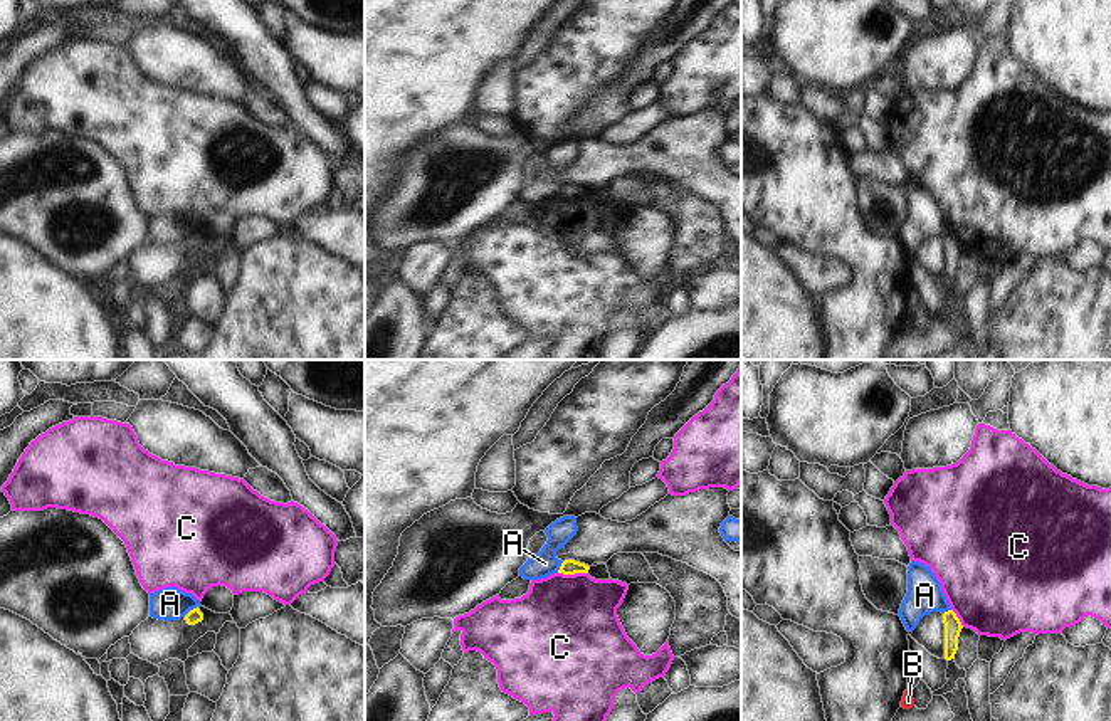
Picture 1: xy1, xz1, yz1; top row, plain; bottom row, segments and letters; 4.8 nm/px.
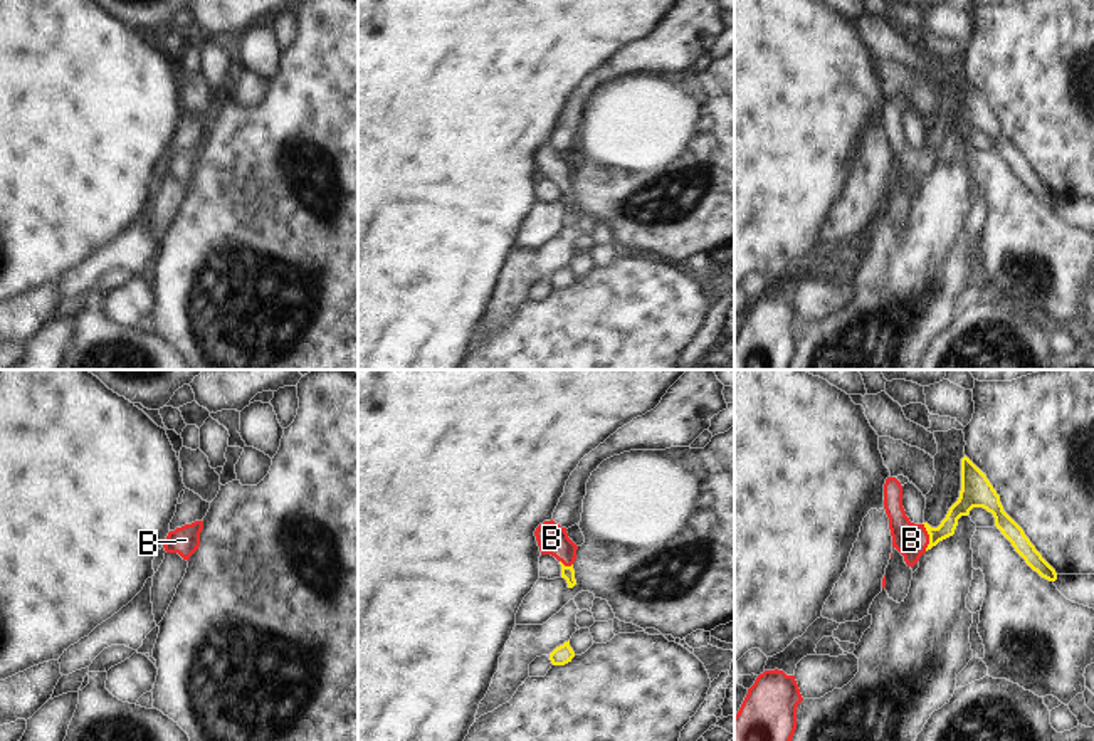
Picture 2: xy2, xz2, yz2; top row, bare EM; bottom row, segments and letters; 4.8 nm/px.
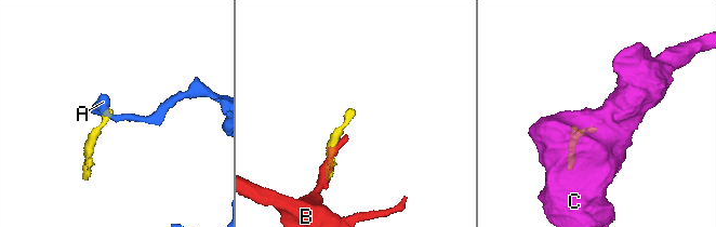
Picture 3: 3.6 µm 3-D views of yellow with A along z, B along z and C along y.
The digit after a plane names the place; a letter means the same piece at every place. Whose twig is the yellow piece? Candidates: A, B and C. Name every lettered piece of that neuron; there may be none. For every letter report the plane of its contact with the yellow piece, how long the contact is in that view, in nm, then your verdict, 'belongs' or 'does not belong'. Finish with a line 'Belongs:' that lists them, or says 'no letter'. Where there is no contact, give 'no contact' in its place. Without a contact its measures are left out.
A: xy1 | 90 nm | does not belong
B: yz2 | 140 nm | belongs
C: xz1 | 140 nm | does not belong
Belongs: B

